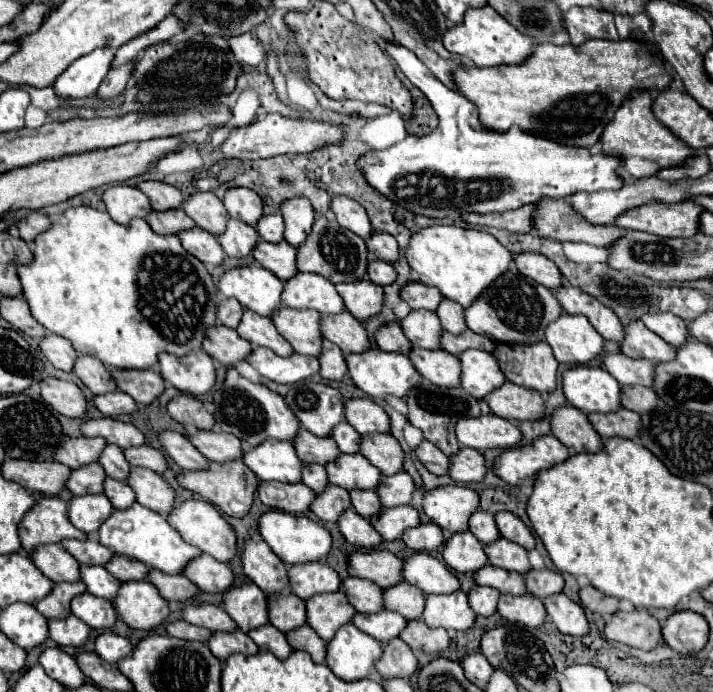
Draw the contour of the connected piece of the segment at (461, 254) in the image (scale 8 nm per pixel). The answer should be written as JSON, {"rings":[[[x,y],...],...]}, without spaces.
{"rings":[[[428,226],[412,234],[410,244],[404,250],[406,262],[416,272],[418,282],[434,286],[444,298],[452,298],[460,306],[468,306],[480,290],[488,288],[508,266],[512,254],[488,232],[460,226]]]}

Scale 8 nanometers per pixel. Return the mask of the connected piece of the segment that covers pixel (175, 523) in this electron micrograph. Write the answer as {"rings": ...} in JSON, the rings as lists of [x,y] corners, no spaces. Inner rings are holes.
{"rings":[[[182,500],[182,502],[178,502],[172,508],[172,512],[166,516],[166,520],[172,528],[176,528],[180,532],[180,536],[188,544],[198,546],[202,552],[214,556],[218,562],[230,562],[238,552],[236,534],[234,534],[232,526],[220,516],[220,512],[212,504],[208,504],[204,500]]]}

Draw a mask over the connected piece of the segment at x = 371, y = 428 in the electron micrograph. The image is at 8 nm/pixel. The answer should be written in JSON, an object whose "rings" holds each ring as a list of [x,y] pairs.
{"rings":[[[350,398],[344,404],[344,416],[350,426],[354,426],[360,434],[366,432],[388,432],[390,418],[382,406],[378,406],[370,398]]]}

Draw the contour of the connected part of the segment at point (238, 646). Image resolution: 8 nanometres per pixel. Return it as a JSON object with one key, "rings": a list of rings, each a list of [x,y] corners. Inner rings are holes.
{"rings":[[[234,630],[234,632],[212,632],[212,636],[208,638],[208,646],[210,646],[212,654],[218,660],[222,660],[222,662],[230,654],[236,654],[236,652],[242,652],[242,654],[248,654],[248,656],[258,652],[258,646],[242,630]]]}

